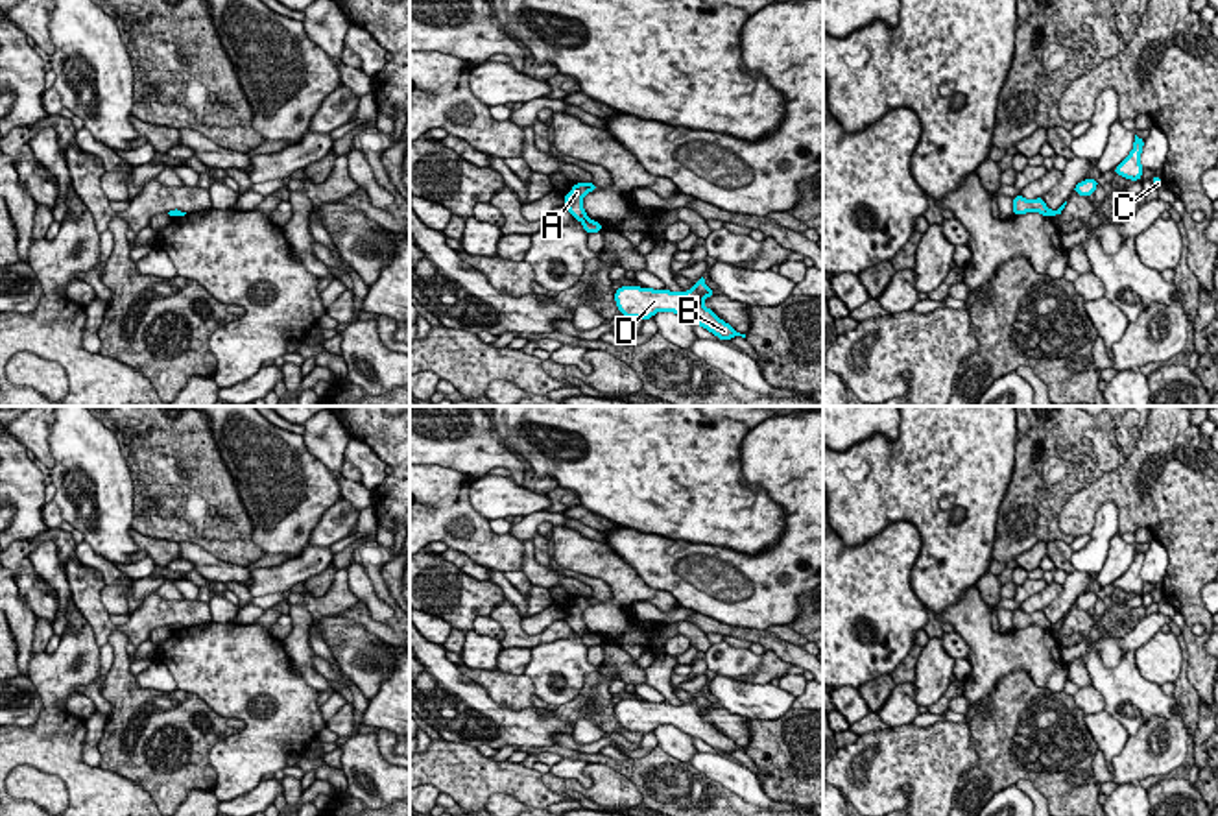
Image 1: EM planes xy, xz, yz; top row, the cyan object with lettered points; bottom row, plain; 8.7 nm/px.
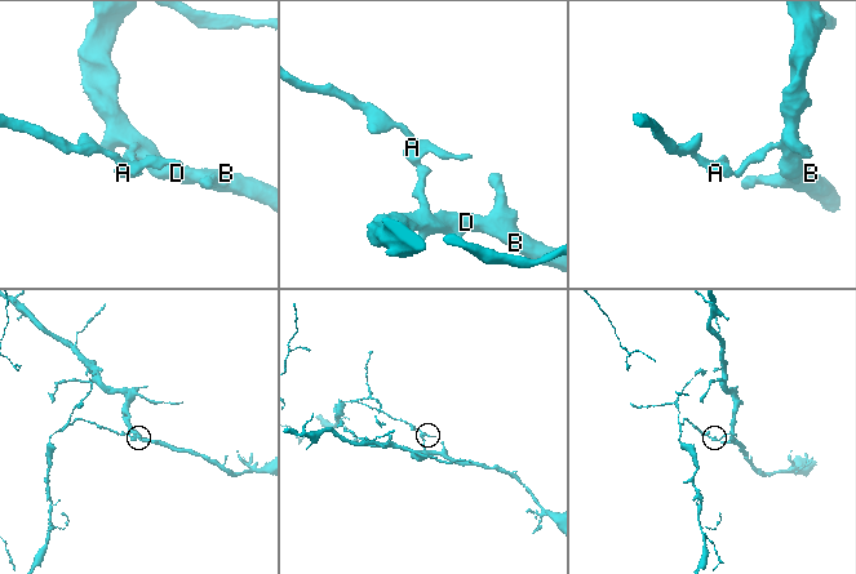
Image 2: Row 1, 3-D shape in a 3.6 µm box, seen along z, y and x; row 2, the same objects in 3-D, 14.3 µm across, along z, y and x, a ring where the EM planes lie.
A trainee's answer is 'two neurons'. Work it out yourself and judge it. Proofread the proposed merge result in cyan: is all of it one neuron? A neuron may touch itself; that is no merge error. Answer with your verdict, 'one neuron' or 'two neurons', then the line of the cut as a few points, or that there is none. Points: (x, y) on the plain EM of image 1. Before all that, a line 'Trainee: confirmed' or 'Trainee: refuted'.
Trainee: confirmed
two neurons; cut in xz along (587, 632), (582, 636)

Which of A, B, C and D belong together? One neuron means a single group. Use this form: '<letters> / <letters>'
A / B C D

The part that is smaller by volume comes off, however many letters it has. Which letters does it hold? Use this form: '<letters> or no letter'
A

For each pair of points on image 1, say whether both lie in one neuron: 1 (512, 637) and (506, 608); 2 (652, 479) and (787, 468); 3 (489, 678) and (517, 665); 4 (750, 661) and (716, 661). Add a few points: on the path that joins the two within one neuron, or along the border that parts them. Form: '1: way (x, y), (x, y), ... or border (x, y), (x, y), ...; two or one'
1: way (512, 630), (506, 615); one
2: border (750, 429), (742, 442), (740, 473), (772, 501); two
3: border (497, 669), (508, 674), (523, 674); two
4: way (742, 661), (724, 661); one

